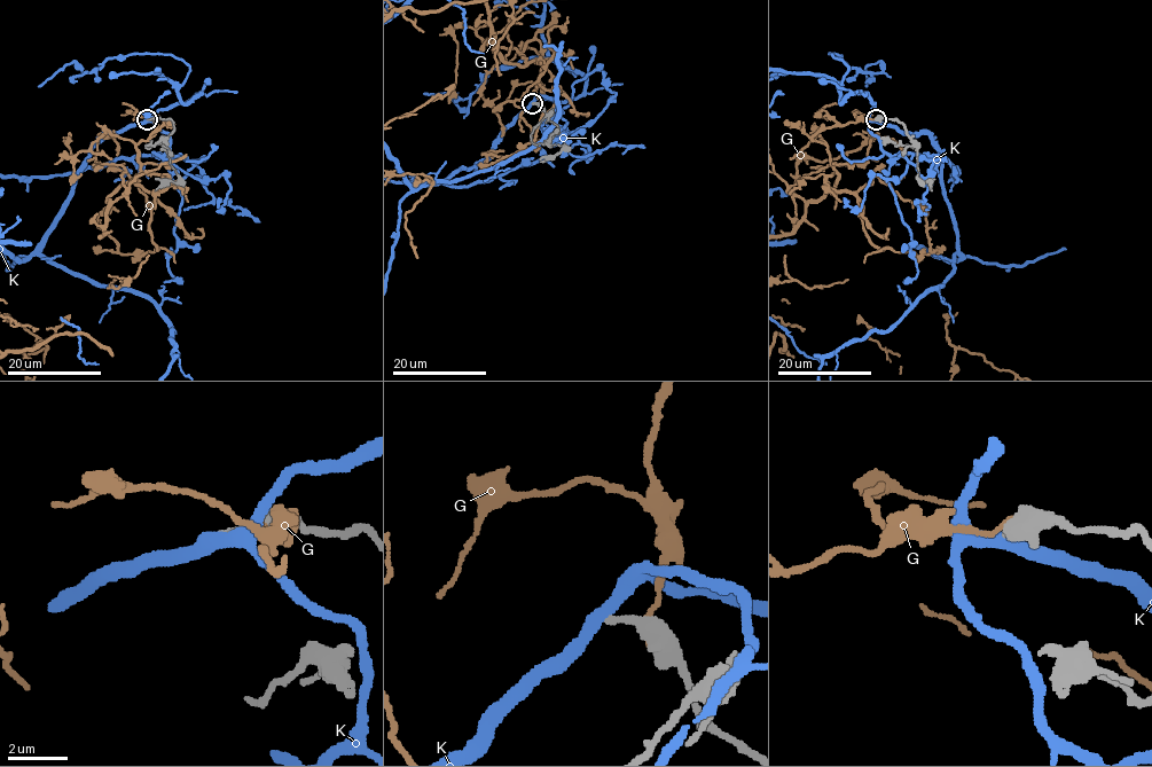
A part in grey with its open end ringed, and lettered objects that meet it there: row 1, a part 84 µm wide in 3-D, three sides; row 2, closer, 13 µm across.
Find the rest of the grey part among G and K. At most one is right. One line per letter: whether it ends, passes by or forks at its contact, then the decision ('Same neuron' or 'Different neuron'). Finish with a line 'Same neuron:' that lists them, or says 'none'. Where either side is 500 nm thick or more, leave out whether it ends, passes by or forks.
G: Different neuron
K: It passes by. Different neuron
Same neuron: none

